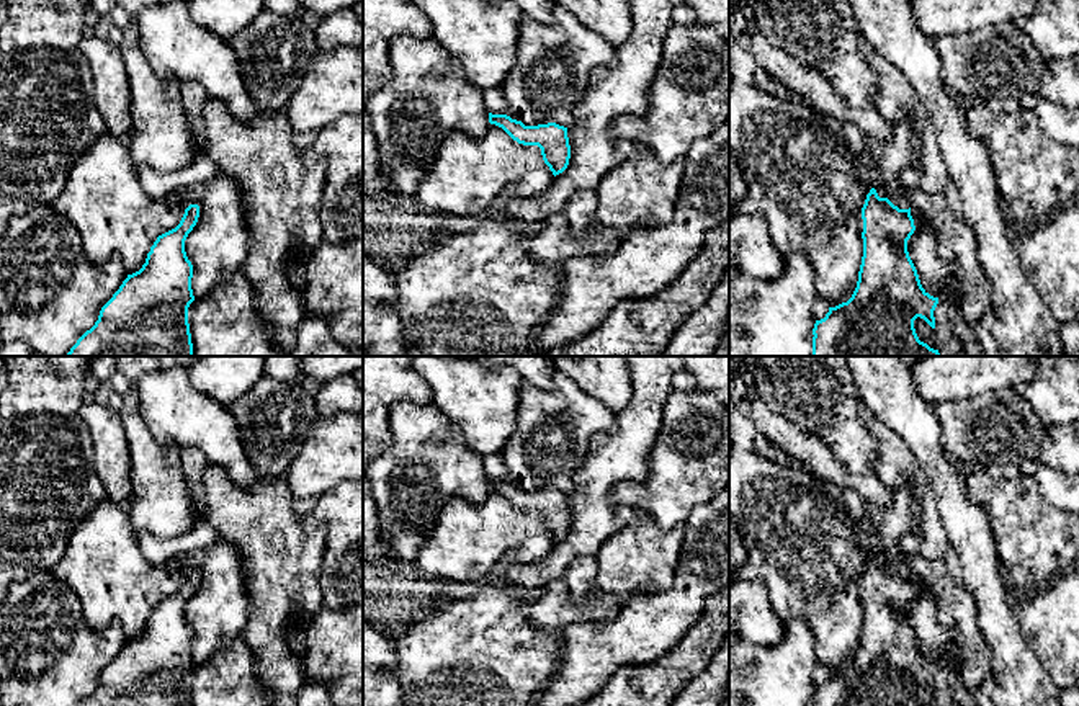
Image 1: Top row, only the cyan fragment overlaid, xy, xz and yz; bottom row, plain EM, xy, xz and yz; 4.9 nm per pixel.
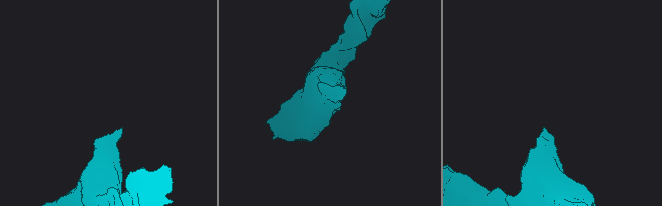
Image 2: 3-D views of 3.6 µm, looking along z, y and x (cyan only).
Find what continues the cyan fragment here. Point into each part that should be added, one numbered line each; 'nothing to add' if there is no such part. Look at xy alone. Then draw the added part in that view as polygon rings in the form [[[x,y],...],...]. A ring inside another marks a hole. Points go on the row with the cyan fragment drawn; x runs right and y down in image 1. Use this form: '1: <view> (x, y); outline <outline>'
1: xy (172, 198); outline [[[170,193],[165,201],[170,204],[170,206],[175,206],[175,208],[181,208],[181,209],[186,209],[190,204],[183,199],[178,198],[177,193]]]

